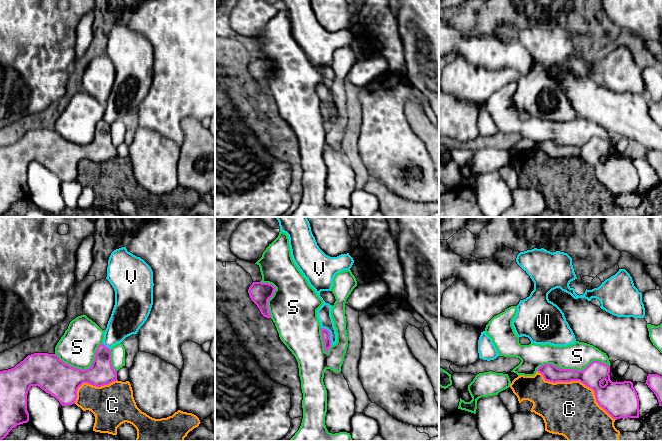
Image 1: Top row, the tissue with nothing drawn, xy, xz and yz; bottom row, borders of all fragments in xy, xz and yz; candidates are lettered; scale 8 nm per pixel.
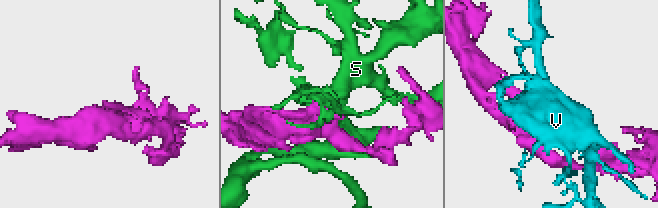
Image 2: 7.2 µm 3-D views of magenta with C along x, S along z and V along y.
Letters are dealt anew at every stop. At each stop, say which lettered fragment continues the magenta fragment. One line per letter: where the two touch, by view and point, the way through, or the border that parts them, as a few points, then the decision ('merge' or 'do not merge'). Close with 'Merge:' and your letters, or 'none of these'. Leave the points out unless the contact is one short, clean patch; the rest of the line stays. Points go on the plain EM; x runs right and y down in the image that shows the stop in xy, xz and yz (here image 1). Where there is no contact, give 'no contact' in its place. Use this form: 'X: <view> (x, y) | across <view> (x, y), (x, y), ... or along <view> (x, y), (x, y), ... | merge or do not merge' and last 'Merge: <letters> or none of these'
C: yz (580, 157) | do not merge
S: yz (572, 145) | do not merge
V: xz (329, 111) | along xz (321, 103), (324, 103), (329, 108), (331, 121) | do not merge
Merge: none of these

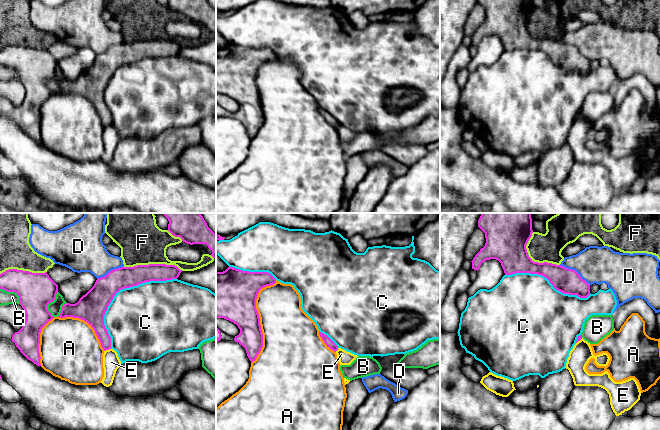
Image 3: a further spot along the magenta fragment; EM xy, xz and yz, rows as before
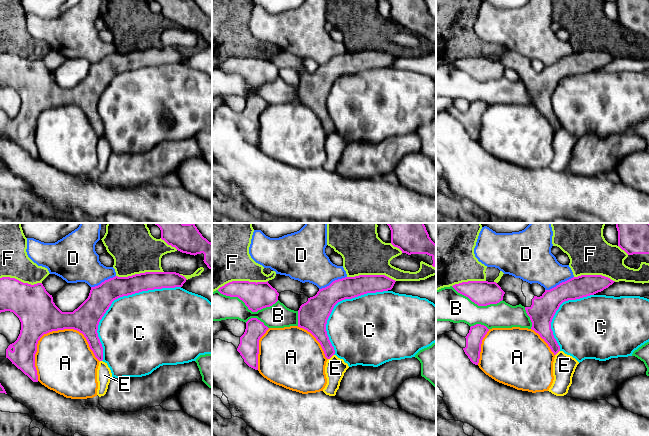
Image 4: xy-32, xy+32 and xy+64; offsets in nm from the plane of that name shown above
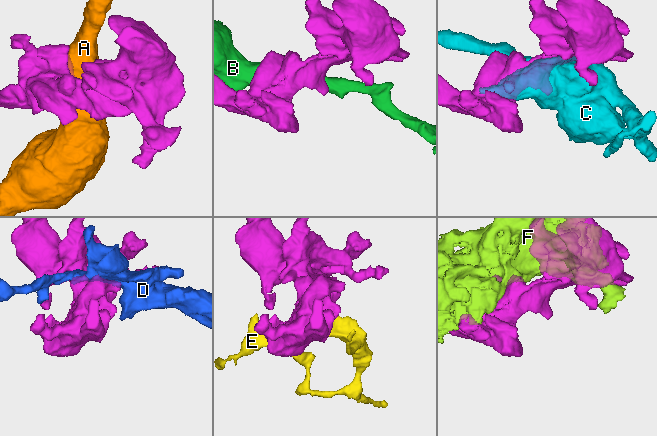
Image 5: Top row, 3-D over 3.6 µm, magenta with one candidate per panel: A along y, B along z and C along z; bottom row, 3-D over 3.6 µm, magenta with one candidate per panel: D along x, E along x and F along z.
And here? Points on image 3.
A: xz (259, 94) | do not merge
B: xy (13, 67) | do not merge
C: xy (118, 67) | do not merge
D: yz (575, 47) | do not merge
E: xy (107, 125) | along xy (110, 124), (104, 127) | do not merge
F: xy (153, 40) | do not merge
Merge: none of these

